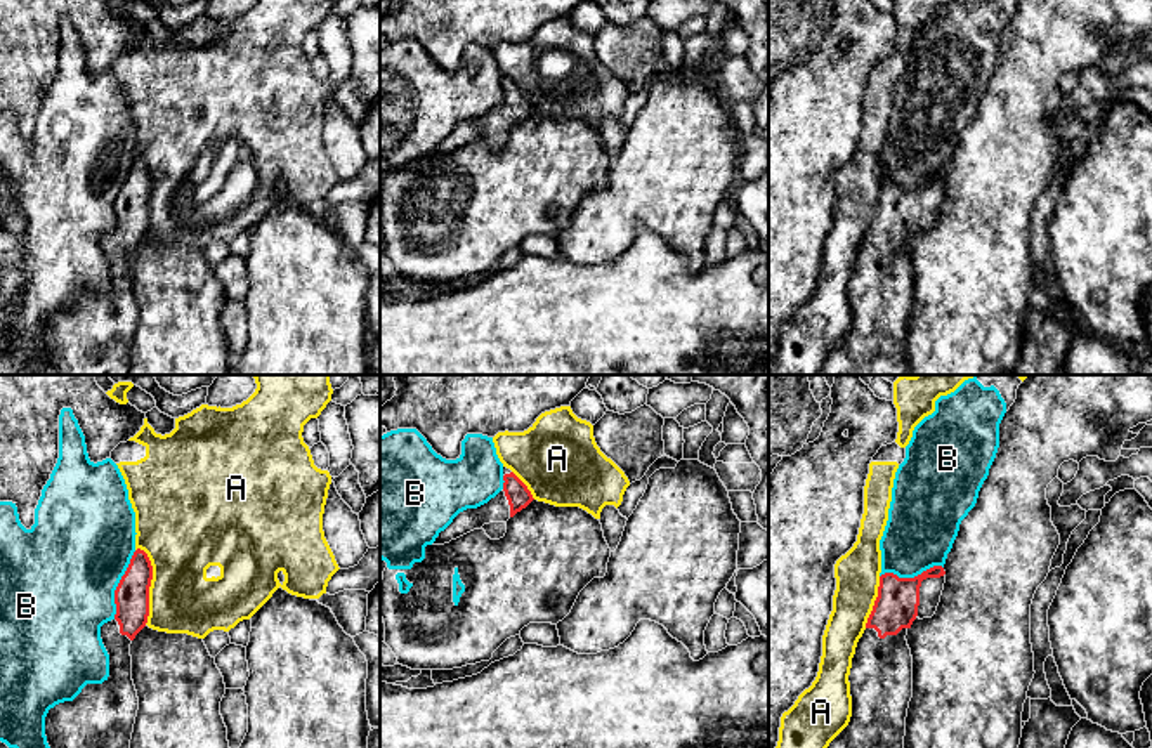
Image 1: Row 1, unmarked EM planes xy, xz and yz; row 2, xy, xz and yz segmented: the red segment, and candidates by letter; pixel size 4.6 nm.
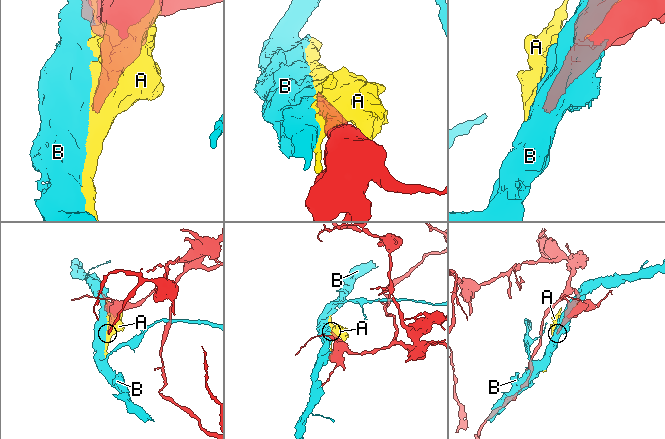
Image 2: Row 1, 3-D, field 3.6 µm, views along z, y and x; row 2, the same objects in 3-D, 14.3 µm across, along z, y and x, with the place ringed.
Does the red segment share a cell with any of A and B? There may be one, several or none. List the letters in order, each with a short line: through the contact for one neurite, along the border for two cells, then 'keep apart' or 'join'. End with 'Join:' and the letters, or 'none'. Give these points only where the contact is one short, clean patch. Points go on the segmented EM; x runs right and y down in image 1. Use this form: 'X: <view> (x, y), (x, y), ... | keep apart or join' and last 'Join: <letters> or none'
A: keep apart
B: keep apart
Join: none

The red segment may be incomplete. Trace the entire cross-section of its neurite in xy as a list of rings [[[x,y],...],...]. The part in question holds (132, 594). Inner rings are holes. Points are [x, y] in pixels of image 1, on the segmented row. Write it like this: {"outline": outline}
{"outline": [[[137,548],[115,590],[116,614],[101,627],[101,639],[109,654],[109,677],[102,684],[87,684],[73,701],[59,703],[49,710],[45,736],[50,748],[130,748],[139,710],[132,680],[130,644],[147,623],[151,580],[151,561],[144,550]]]}

